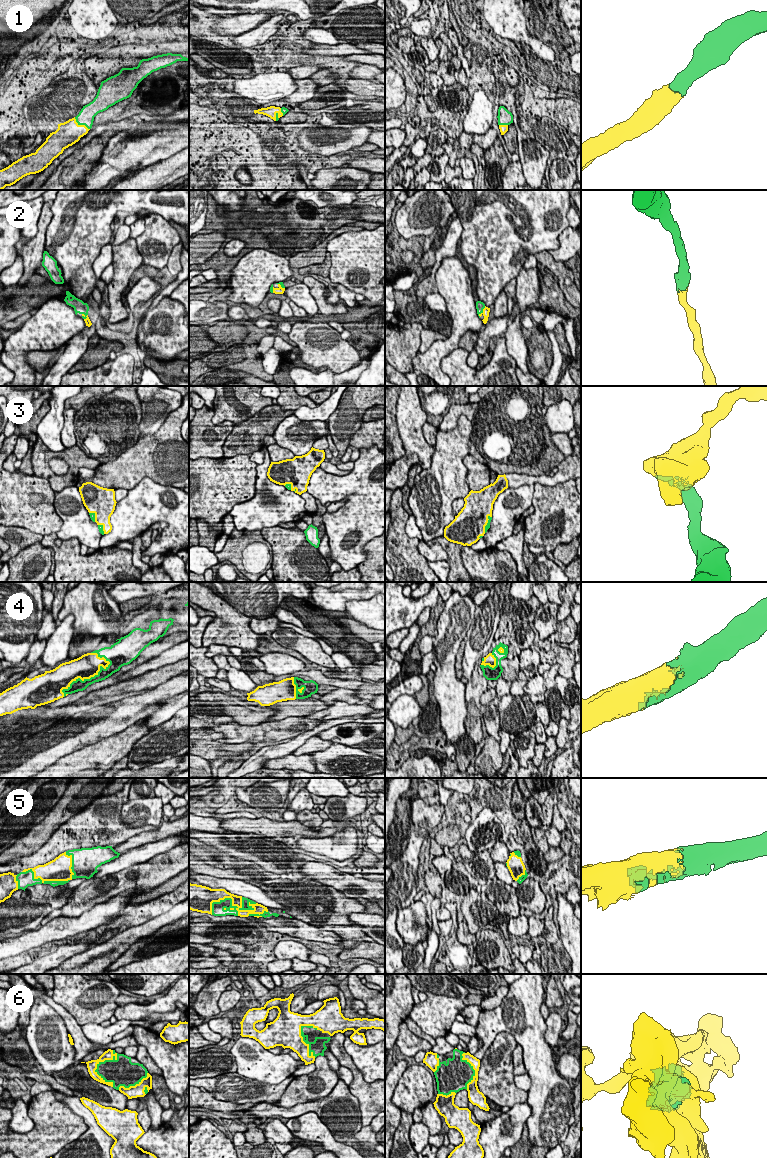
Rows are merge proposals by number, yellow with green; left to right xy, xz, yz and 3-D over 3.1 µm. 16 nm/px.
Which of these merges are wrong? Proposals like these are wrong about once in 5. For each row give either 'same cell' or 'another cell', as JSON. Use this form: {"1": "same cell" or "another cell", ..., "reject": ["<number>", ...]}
{"1": "same cell", "2": "same cell", "3": "same cell", "4": "same cell", "5": "same cell", "6": "same cell", "reject": []}

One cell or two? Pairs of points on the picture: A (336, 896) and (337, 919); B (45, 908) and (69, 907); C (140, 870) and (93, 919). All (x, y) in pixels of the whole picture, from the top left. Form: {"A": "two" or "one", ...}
{"A": "one", "B": "two", "C": "two"}

